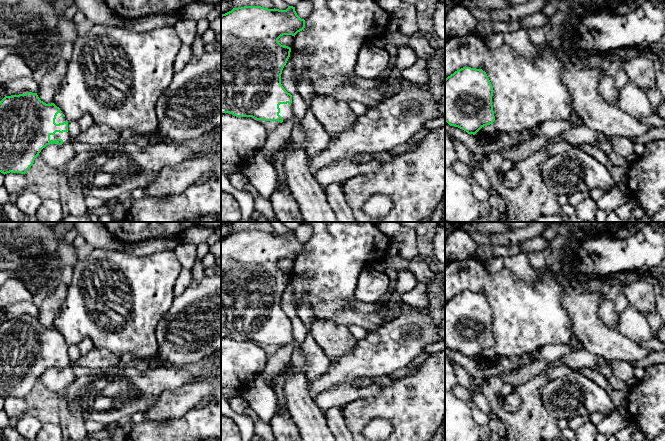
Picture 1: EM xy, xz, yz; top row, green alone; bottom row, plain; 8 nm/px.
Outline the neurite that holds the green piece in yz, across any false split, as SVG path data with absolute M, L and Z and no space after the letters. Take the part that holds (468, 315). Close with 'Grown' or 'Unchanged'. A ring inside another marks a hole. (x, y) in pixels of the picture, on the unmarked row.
M463 291L445 303L445 345L468 358L475 359L482 351L494 346L492 308L482 293Z. Unchanged

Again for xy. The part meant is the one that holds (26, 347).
M37 317L5 320L0 325L0 396L25 398L41 374L49 368L72 365L68 345L54 327L46 328Z. Grown

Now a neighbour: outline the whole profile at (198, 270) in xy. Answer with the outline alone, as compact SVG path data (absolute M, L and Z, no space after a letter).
M196 259L192 269L192 280L201 281L205 277L205 267L202 260Z

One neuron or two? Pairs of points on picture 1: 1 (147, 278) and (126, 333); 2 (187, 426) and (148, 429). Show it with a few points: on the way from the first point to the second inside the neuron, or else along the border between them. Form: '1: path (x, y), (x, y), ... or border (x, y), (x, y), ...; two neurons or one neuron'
1: path (136, 292), (135, 319); one neuron
2: path (177, 429), (158, 429); one neuron

